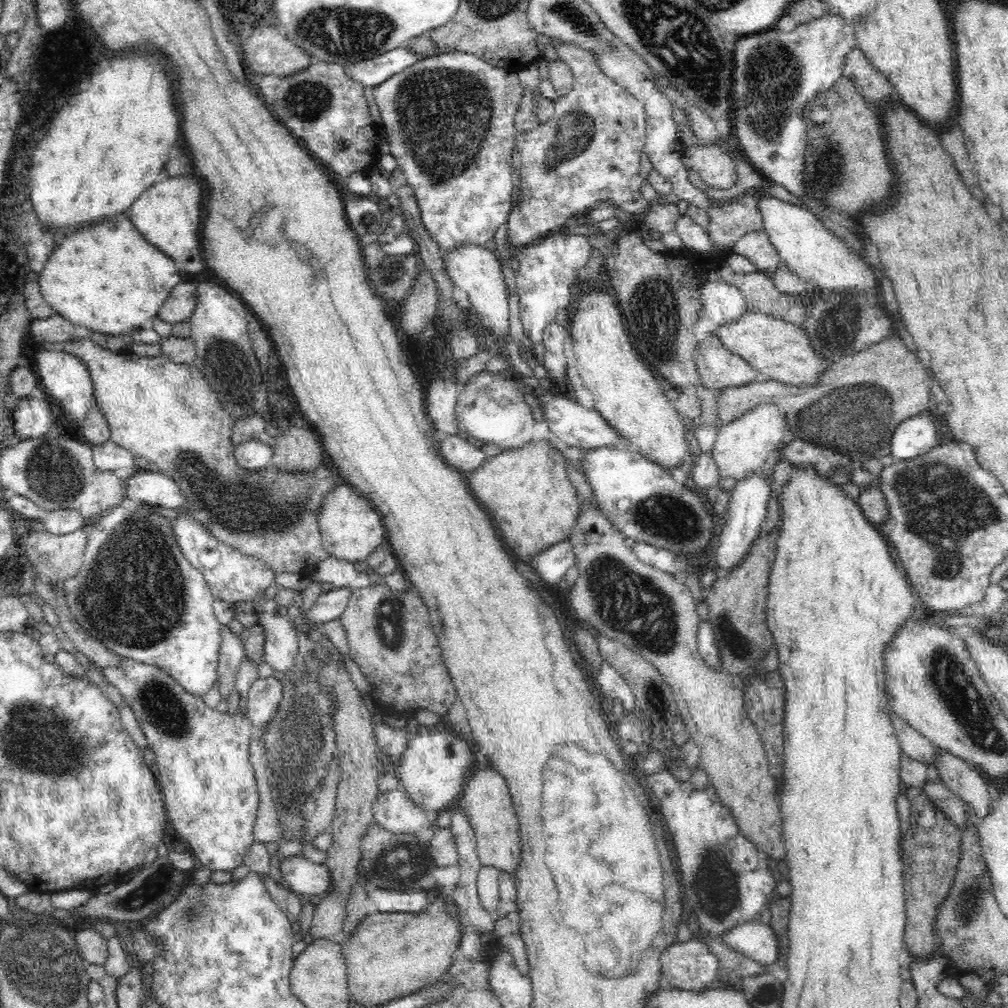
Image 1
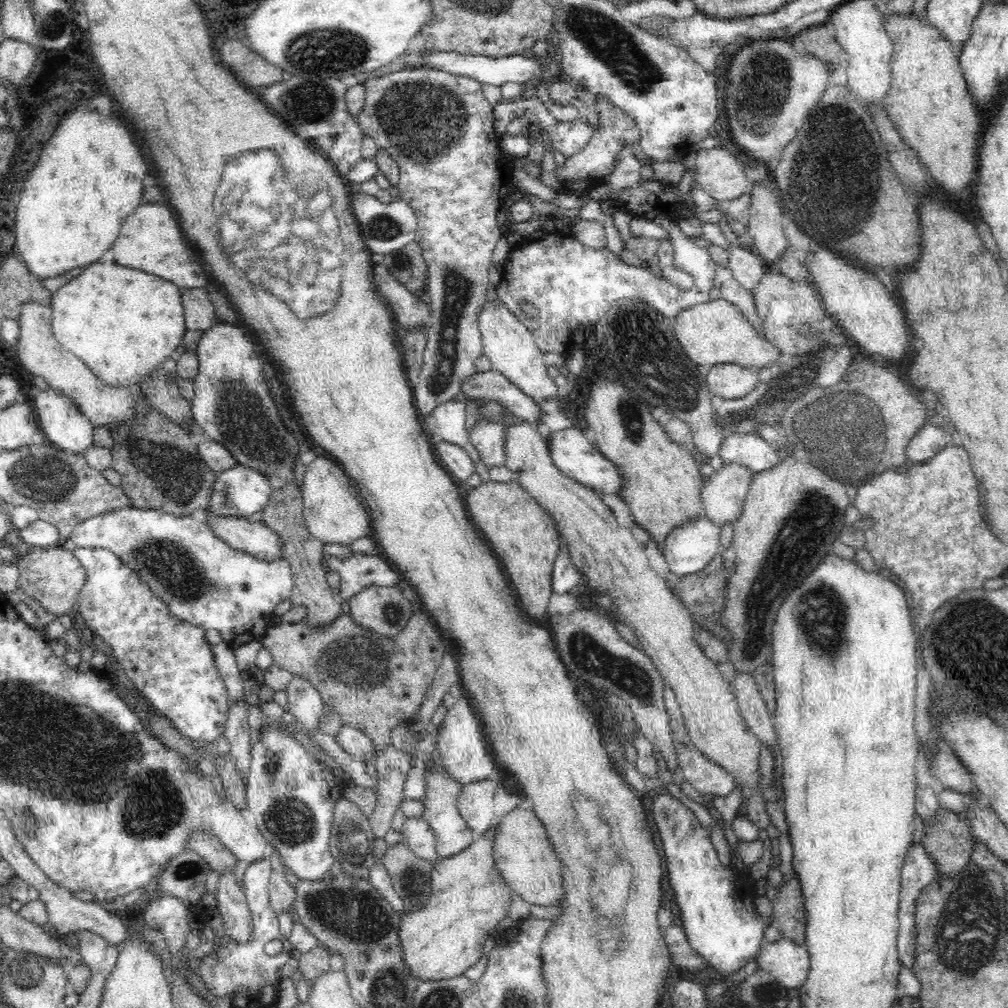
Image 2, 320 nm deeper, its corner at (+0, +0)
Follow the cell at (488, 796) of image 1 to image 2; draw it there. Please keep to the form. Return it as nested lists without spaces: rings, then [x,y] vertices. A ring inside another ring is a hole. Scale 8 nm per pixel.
[[[516,808],[510,814],[501,816],[500,832],[494,838],[494,863],[502,878],[511,888],[511,892],[523,898],[534,906],[556,906],[564,894],[564,885],[561,884],[560,860],[553,852],[552,844],[545,836],[544,827],[536,817],[532,808]]]

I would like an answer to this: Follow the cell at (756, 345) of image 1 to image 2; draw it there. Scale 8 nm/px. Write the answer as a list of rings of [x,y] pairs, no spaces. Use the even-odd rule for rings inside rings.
[[[716,295],[708,302],[684,309],[672,318],[673,333],[688,358],[697,365],[732,363],[760,370],[777,367],[781,352],[748,322],[732,303]]]

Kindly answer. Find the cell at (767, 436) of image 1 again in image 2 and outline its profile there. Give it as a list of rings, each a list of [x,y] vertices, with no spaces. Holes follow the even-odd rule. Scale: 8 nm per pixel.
[[[724,463],[720,470],[716,470],[703,482],[701,502],[703,503],[706,517],[720,529],[729,523],[736,523],[741,518],[741,512],[745,506],[745,499],[748,497],[753,474],[747,466],[739,463]]]

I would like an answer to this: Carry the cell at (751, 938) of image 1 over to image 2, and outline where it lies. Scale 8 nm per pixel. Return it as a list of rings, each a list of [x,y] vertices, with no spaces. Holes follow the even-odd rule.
[[[782,937],[775,943],[764,938],[754,958],[760,970],[774,976],[774,979],[796,994],[796,989],[808,979],[810,957],[804,944],[798,944]]]

